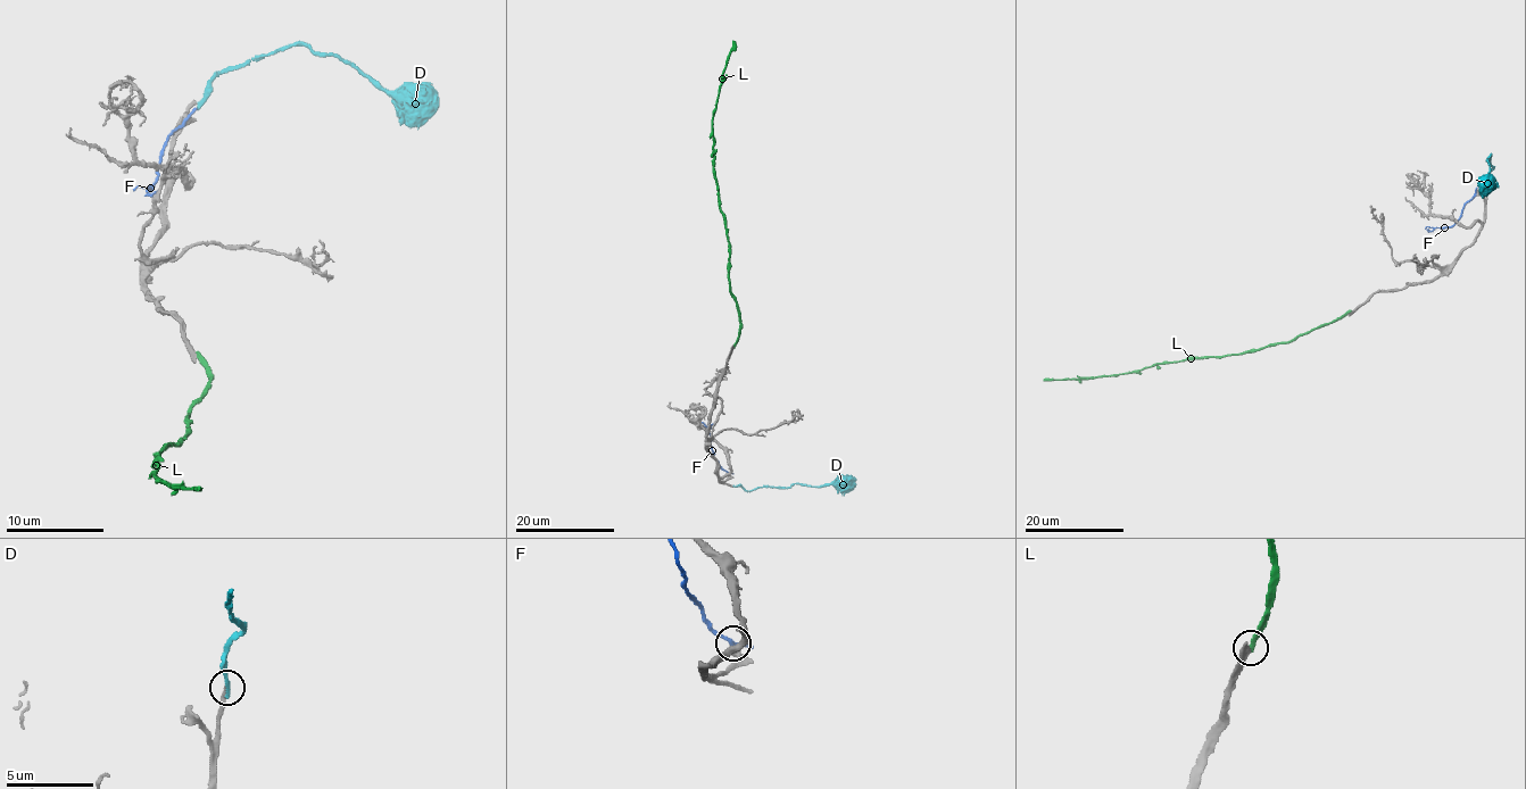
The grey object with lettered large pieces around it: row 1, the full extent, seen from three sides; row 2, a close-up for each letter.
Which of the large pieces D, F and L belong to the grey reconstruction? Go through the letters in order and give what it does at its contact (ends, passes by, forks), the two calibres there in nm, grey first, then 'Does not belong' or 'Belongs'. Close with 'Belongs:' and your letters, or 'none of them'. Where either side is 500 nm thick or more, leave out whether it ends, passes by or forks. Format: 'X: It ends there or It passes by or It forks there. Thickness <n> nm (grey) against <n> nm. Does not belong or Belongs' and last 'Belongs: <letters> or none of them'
D: It ends there. Thickness 280 nm (grey) against 320 nm. Belongs
F: It passes by. Thickness 300 nm (grey) against 240 nm. Does not belong
L: It ends there. Thickness 420 nm (grey) against 340 nm. Does not belong
Belongs: D

